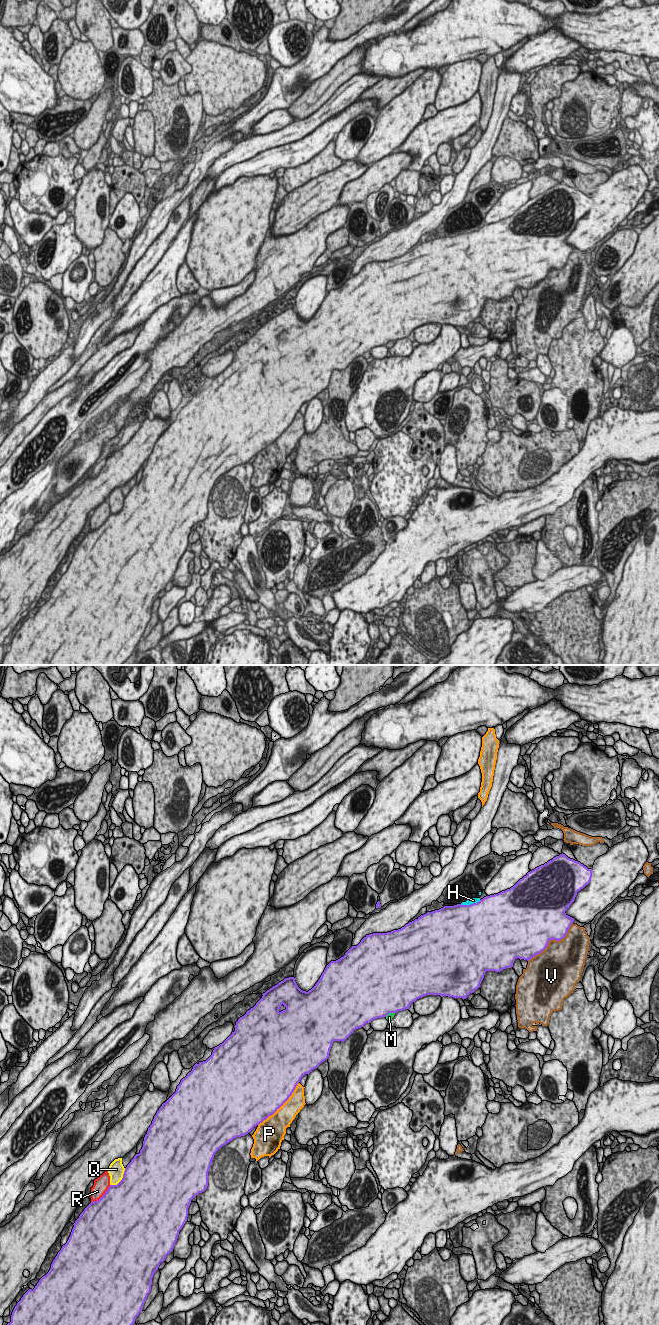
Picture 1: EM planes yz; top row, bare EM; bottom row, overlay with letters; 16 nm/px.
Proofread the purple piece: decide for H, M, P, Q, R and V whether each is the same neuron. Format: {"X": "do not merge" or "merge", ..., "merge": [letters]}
{"H": "merge", "M": "do not merge", "P": "do not merge", "Q": "do not merge", "R": "do not merge", "V": "do not merge", "merge": ["H"]}

